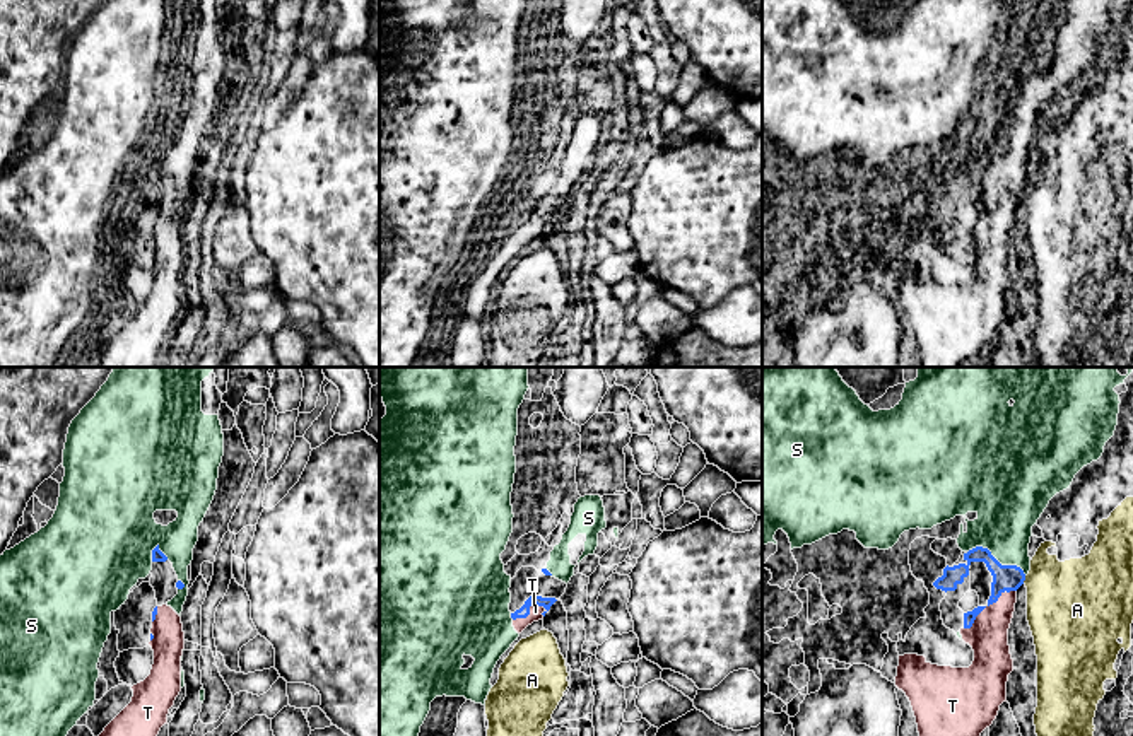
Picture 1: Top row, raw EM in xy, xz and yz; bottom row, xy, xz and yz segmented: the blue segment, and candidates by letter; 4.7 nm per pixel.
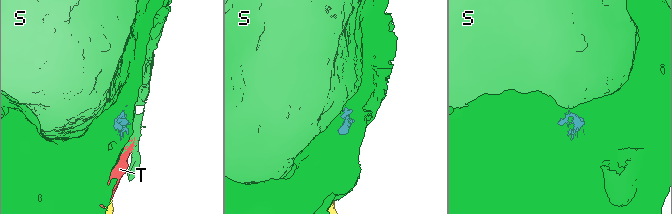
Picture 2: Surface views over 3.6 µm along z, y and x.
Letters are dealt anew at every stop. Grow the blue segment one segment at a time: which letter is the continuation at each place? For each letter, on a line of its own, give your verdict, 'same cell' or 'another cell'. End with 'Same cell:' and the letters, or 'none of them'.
A: another cell
S: another cell
T: same cell
Same cell: T

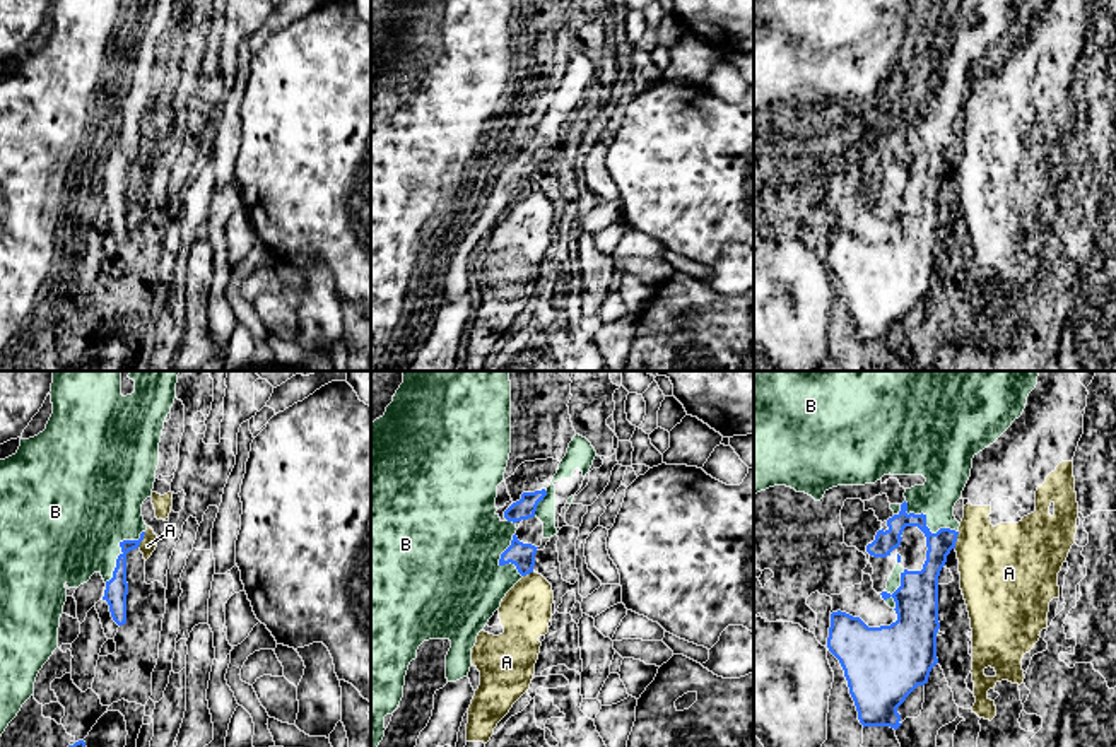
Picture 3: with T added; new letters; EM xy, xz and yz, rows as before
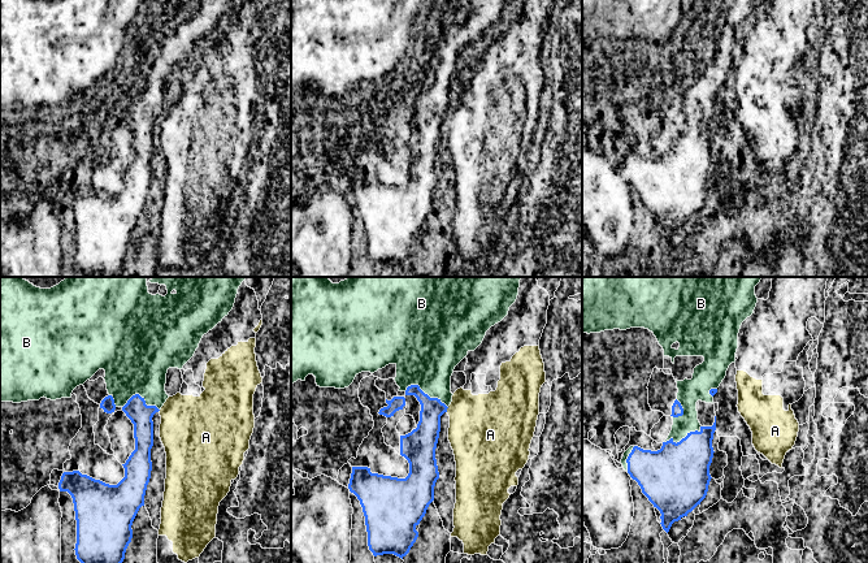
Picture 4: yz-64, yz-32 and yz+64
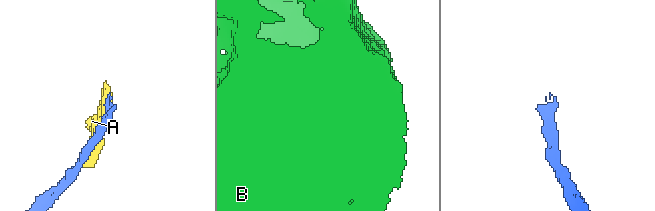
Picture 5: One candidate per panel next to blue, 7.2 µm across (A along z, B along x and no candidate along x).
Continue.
A: another cell
B: another cell
Same cell: none of them

